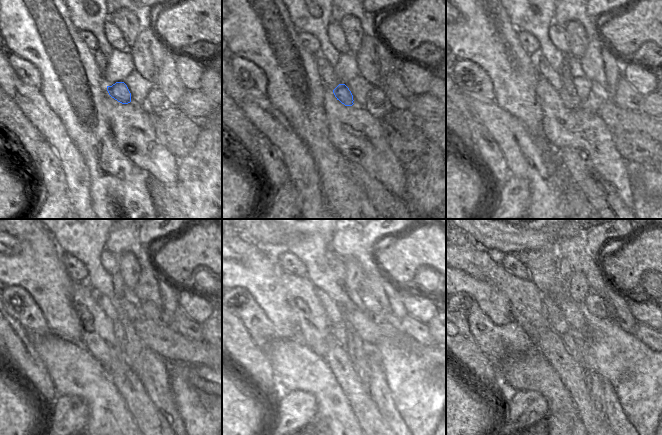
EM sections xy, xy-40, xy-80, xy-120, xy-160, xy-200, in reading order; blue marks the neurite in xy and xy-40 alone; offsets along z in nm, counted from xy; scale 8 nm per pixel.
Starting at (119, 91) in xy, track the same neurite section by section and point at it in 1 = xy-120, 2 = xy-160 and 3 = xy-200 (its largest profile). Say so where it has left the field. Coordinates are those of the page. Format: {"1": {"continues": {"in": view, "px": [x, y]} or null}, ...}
{"1": {"continues": {"in": "xy-120", "px": [131, 345]}}, "2": {"continues": {"in": "xy-160", "px": [357, 350]}}, "3": {"continues": {"in": "xy-200", "px": [578, 346]}}}

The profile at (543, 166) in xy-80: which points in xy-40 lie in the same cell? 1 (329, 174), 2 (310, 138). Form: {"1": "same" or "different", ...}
{"1": "different", "2": "different"}

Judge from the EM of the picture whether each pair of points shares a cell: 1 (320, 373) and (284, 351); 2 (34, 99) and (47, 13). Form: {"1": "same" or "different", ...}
{"1": "same", "2": "different"}

